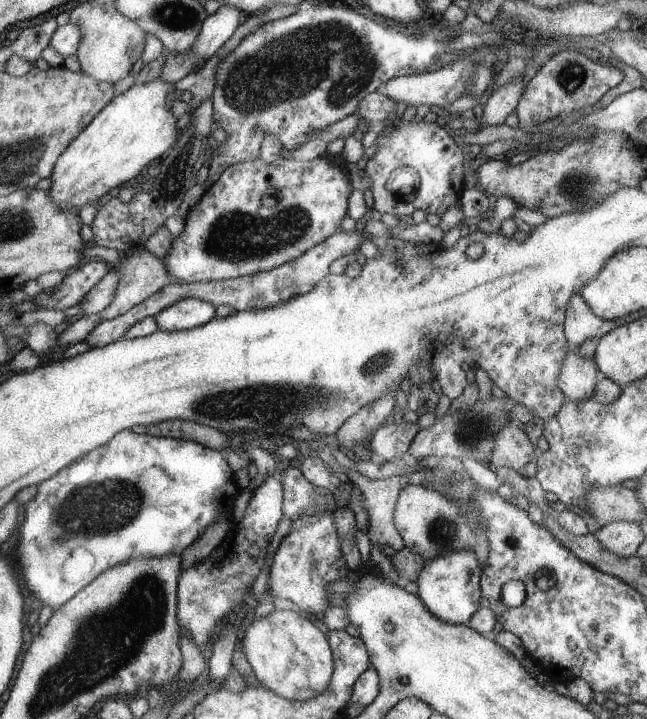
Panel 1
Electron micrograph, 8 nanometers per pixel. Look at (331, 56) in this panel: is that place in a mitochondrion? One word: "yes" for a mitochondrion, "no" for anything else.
yes

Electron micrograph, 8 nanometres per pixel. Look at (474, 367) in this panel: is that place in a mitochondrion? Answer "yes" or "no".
no

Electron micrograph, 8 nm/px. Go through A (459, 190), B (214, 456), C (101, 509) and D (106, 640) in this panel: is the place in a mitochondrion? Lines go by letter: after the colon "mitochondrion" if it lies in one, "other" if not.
A: other
B: other
C: mitochondrion
D: mitochondrion

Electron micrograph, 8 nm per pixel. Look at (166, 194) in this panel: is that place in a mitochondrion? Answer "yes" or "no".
no

